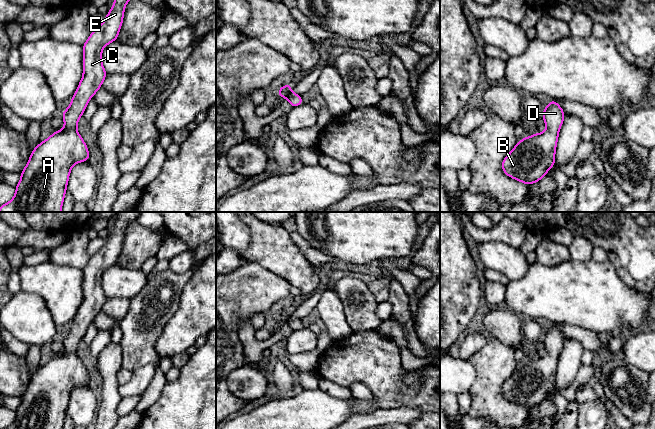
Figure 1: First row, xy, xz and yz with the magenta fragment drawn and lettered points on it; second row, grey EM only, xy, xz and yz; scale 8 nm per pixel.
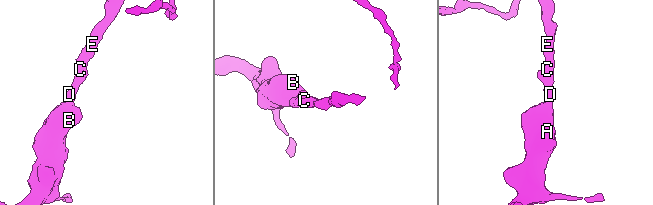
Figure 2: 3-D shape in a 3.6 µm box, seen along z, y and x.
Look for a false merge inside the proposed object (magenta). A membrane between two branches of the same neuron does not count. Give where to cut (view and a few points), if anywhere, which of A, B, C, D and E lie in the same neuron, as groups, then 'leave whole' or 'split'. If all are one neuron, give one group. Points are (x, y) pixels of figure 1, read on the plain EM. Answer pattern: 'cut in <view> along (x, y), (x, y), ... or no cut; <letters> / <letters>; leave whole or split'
no cut; A B C D E; leave whole

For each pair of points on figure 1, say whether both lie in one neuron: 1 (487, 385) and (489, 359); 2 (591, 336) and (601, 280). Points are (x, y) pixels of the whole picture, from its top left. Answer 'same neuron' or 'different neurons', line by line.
1: same neuron
2: different neurons

